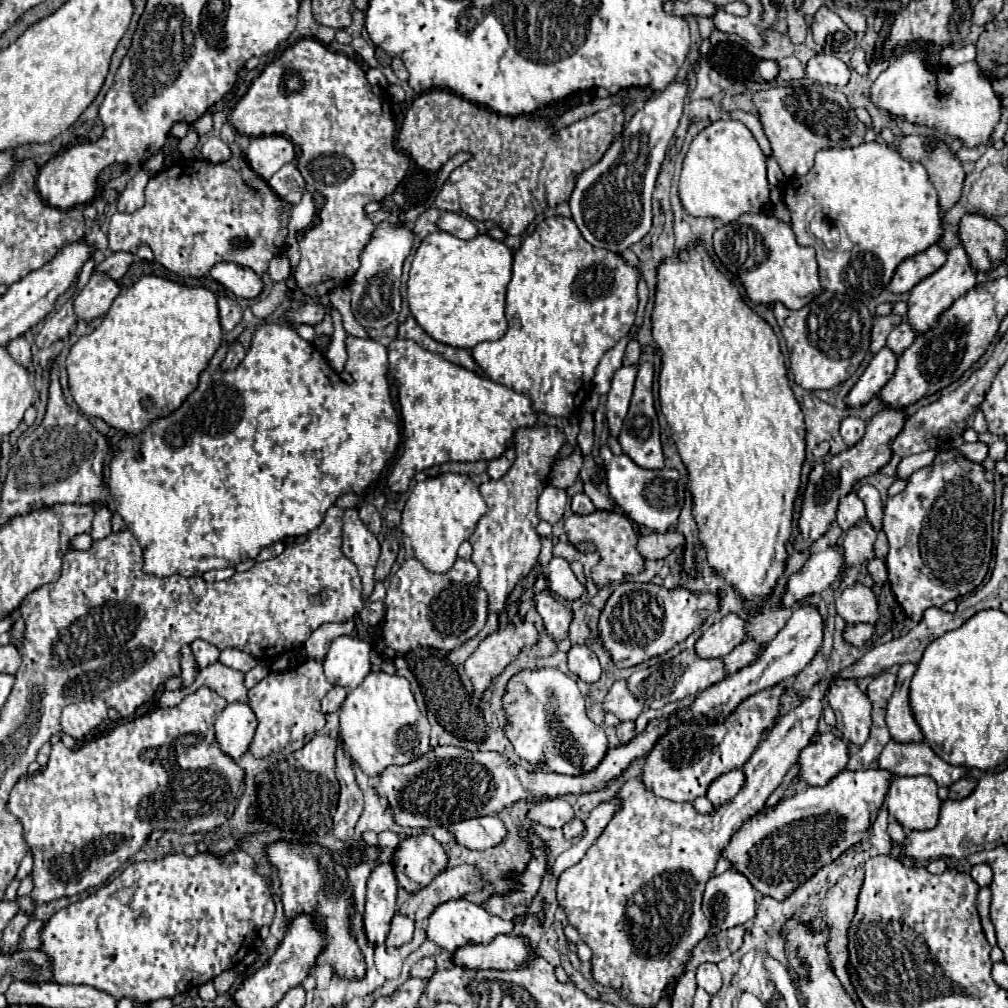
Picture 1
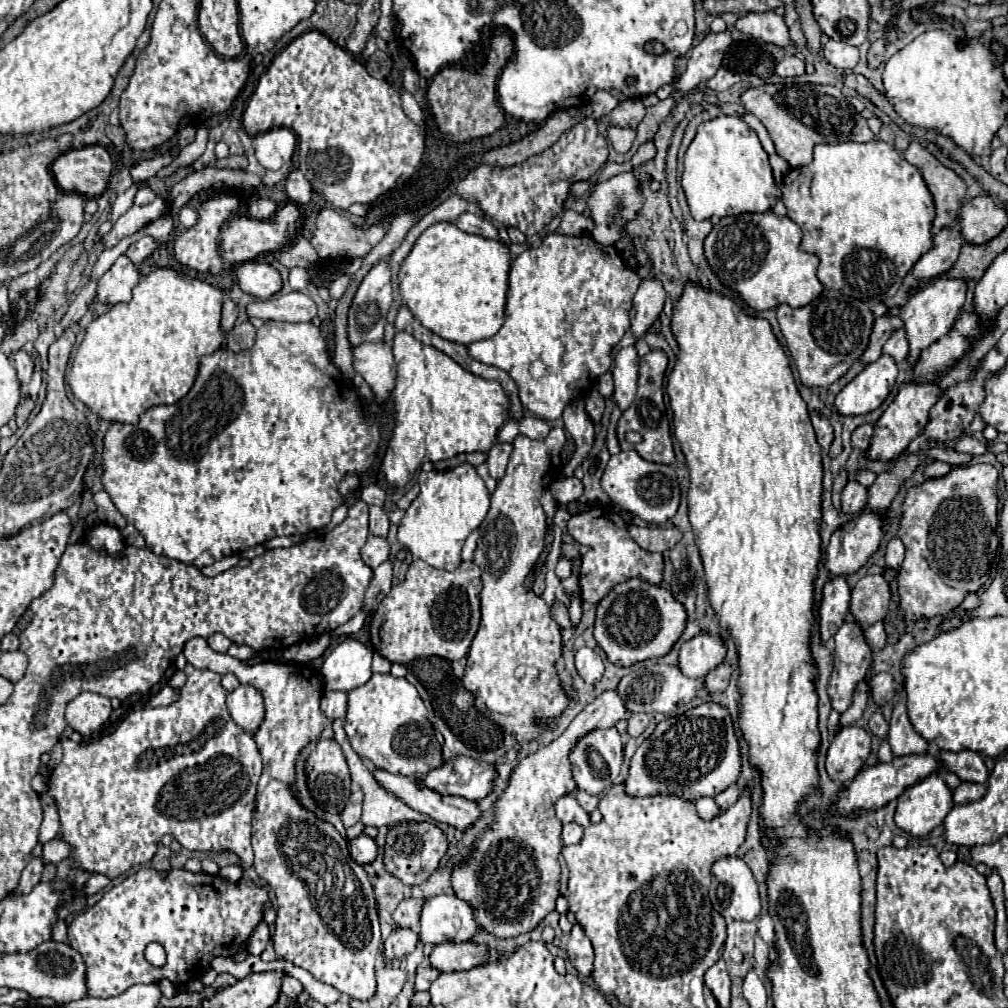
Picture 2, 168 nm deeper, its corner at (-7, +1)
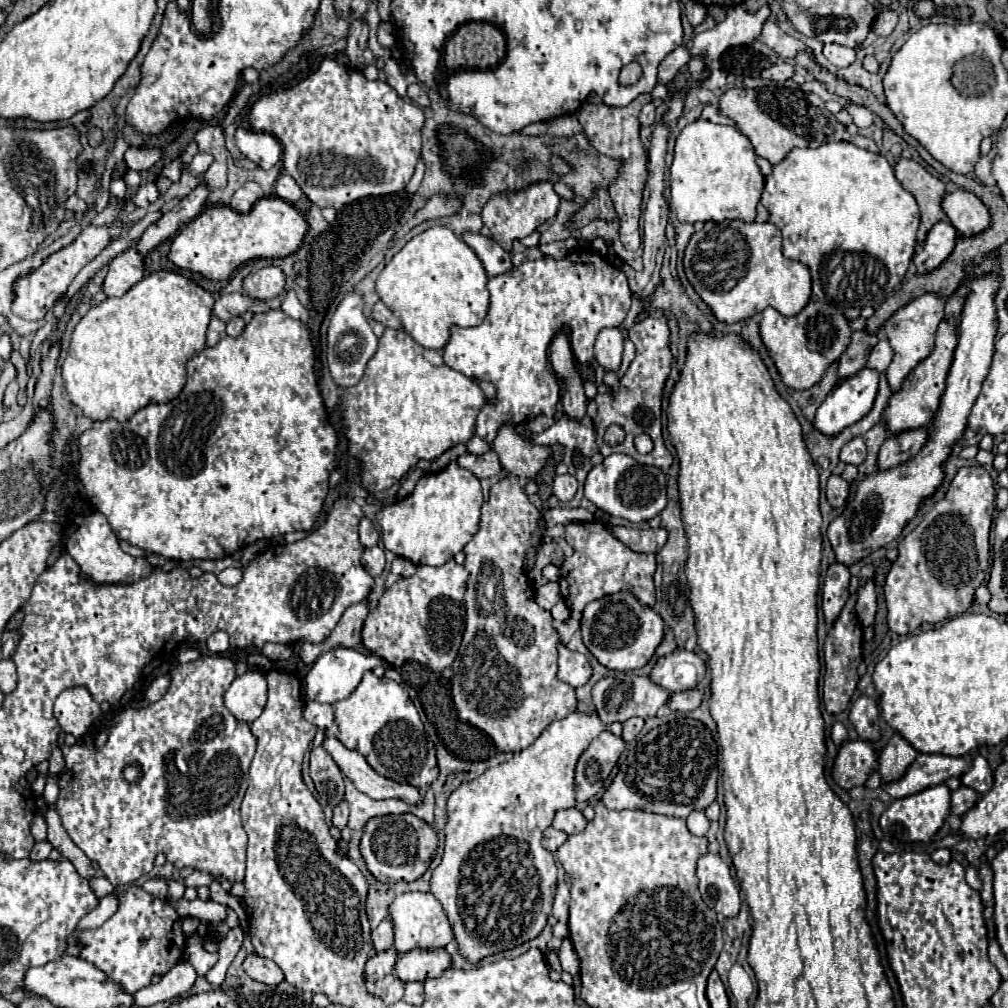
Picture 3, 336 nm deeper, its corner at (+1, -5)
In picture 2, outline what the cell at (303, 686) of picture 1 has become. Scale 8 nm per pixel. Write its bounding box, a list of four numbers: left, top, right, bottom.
[183,637,381,1001]

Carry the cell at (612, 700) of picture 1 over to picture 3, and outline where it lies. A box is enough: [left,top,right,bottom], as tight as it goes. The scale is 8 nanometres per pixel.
[431,711,605,963]

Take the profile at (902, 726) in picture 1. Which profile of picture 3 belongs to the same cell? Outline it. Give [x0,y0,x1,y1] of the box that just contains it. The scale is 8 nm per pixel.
[879,733,917,781]

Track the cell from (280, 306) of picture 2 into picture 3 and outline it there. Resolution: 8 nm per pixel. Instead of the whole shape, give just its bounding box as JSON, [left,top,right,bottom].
[213,293,271,321]

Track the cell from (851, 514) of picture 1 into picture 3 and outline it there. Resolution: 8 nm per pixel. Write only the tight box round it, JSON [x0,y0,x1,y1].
[827,475,849,507]

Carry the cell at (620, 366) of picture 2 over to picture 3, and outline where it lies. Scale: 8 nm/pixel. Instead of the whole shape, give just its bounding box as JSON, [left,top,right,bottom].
[595,327,623,373]

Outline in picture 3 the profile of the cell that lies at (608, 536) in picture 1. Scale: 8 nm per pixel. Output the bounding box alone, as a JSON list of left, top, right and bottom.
[561,521,655,611]

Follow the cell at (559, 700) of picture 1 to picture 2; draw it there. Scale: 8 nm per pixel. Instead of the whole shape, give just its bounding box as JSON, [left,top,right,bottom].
[571,727,623,795]

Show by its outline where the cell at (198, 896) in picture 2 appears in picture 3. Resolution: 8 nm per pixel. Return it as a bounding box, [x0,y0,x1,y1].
[77,885,187,995]

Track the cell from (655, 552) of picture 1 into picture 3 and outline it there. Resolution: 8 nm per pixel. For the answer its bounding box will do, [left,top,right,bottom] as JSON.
[611,527,667,553]

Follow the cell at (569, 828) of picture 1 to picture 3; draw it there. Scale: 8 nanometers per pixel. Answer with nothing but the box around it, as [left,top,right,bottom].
[543,827,567,853]

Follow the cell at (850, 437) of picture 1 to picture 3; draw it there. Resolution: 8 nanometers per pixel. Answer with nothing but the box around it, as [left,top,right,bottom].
[841,437,865,465]

